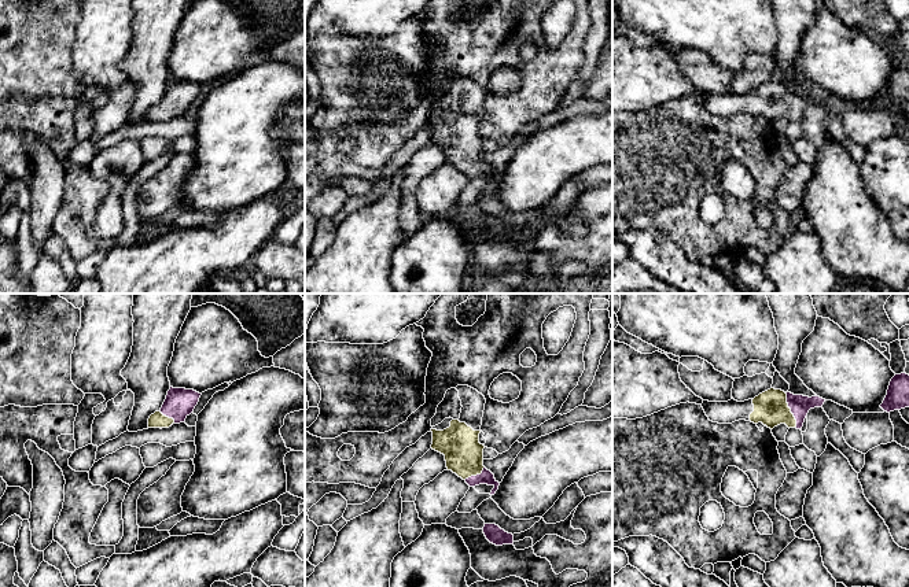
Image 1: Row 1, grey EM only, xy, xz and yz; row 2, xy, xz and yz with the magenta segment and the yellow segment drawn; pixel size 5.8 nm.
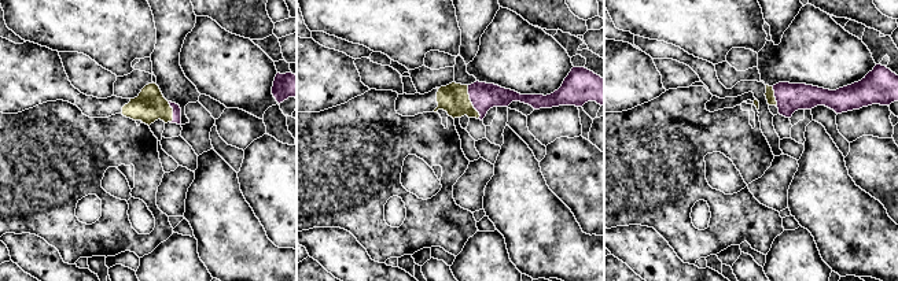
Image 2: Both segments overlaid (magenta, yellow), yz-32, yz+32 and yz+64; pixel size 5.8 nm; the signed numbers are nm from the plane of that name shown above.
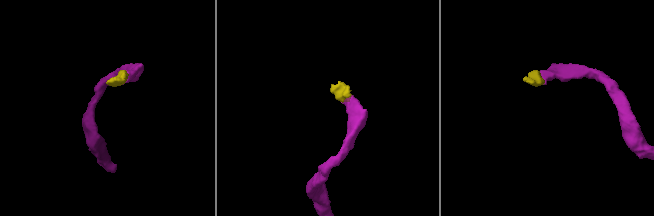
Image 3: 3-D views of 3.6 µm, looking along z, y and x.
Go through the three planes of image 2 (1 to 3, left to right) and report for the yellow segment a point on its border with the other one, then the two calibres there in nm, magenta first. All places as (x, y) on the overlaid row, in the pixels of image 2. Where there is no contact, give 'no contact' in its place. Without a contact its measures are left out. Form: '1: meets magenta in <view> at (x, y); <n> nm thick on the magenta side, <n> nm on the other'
1: meets magenta in yz-32 at (173, 113); 50 nm thick on the magenta side, 190 nm on the other
2: meets magenta in yz+32 at (471, 102); 160 nm thick on the magenta side, 170 nm on the other
3: meets magenta in yz+64 at (775, 96); 170 nm thick on the magenta side, 50 nm on the other

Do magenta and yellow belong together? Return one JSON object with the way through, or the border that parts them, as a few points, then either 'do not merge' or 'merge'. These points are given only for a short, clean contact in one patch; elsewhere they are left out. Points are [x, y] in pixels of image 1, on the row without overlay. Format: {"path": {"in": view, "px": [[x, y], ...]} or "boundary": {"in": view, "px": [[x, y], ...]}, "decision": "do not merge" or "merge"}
{"path": {"in": "yz", "px": [[799, 98], [791, 103], [771, 100]]}, "decision": "merge"}

